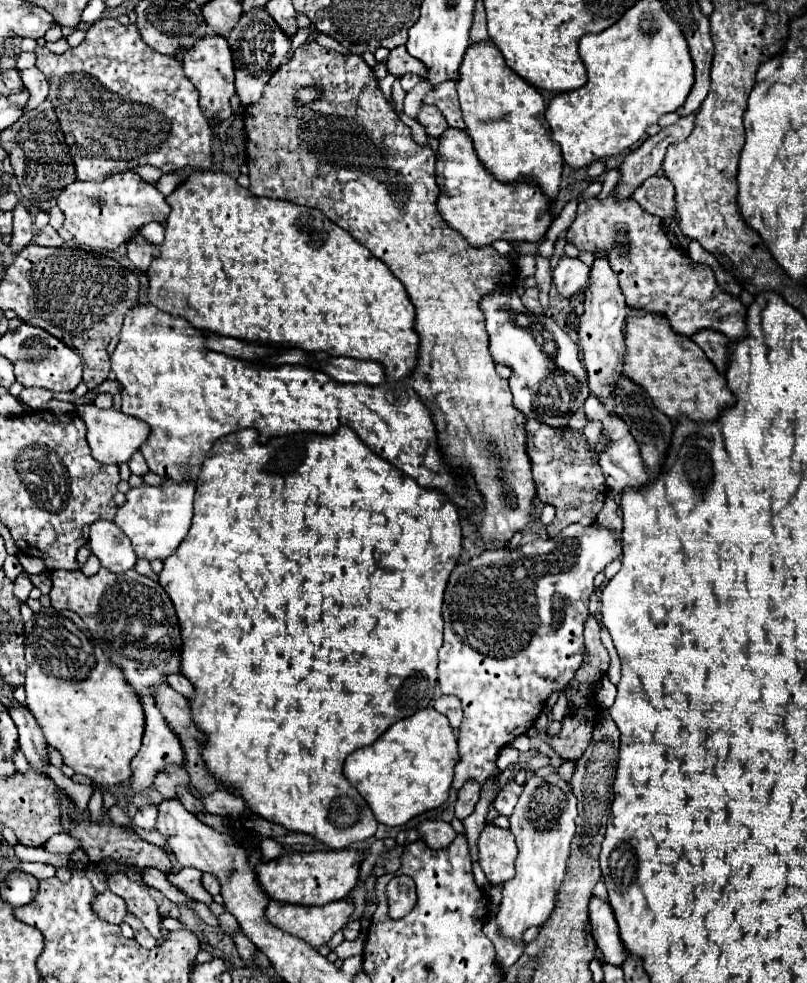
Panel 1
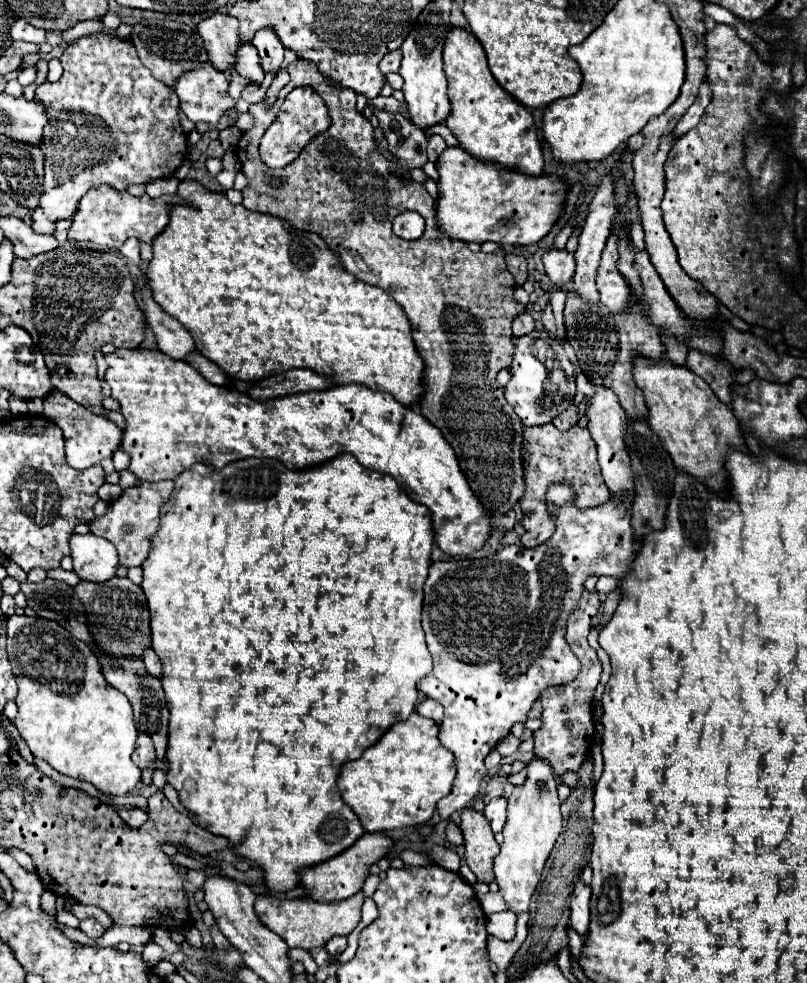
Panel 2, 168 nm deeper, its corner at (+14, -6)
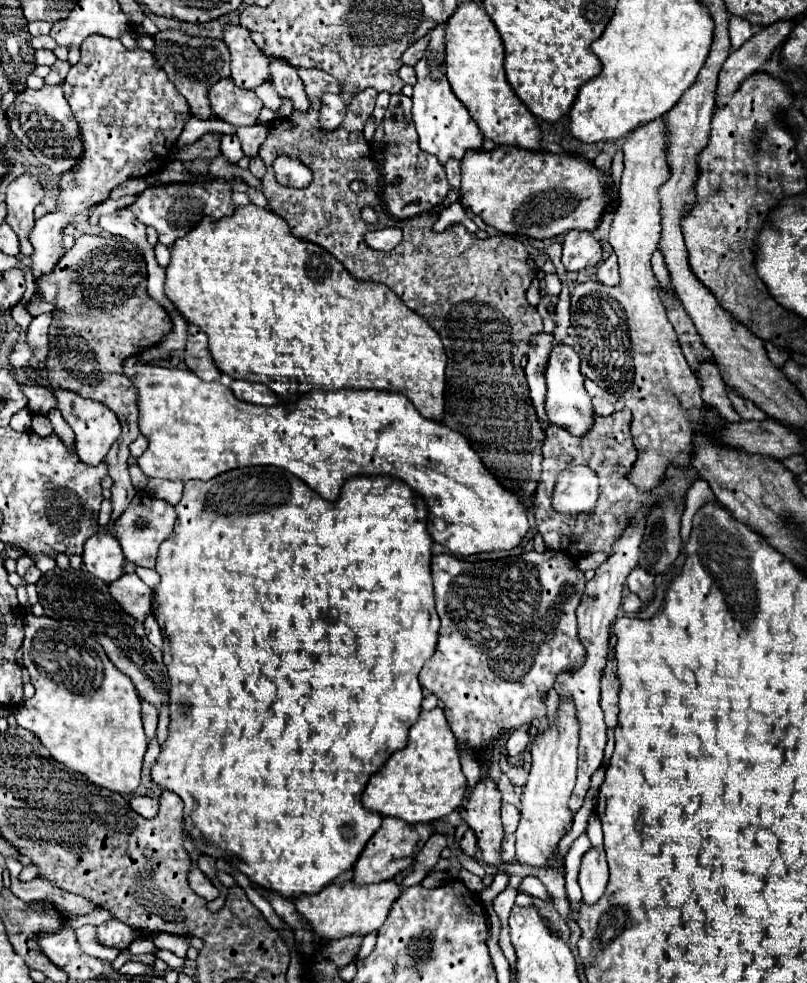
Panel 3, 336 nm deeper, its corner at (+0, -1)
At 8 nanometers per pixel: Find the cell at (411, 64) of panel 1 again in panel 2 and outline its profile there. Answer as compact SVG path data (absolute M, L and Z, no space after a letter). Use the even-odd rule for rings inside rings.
M392 51L392 53L384 55L378 67L380 67L382 75L388 75L388 73L396 73L396 71L400 69L400 51Z

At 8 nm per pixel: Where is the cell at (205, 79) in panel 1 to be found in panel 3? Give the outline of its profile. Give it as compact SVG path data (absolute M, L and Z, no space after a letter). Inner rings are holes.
M222 78L210 88L212 112L232 126L252 126L258 120L262 102L256 92L240 92L230 78Z

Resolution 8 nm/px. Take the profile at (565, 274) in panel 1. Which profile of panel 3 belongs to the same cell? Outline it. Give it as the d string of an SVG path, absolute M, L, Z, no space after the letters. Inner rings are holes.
M570 230L562 242L562 264L566 270L584 270L596 266L602 260L602 244L592 236L592 232Z

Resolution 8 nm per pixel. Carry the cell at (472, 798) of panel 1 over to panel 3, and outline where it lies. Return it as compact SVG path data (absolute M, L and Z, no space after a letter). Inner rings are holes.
M466 830L466 834L464 834L464 838L462 838L462 850L464 850L464 854L466 856L470 856L470 858L474 858L476 856L476 836L474 836L474 832L470 832L470 830Z

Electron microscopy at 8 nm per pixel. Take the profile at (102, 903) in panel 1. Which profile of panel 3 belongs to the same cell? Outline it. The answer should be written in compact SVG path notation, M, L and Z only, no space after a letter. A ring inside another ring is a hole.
M108 920L98 926L98 942L110 948L126 948L134 940L134 930L118 920Z

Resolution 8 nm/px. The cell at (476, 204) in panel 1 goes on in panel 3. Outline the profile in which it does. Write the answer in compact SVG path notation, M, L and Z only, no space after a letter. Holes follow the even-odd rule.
M498 146L490 152L482 150L482 152L466 152L464 160L462 160L462 204L468 206L468 212L480 216L486 224L494 226L496 230L504 232L504 234L512 234L512 236L530 236L530 238L538 238L538 240L544 240L544 238L554 238L558 234L564 234L564 232L570 232L570 230L586 230L586 232L592 232L600 226L602 222L602 216L606 212L606 208L616 202L618 198L614 196L612 192L612 186L614 186L614 180L610 174L598 170L590 160L586 160L584 156L578 156L578 154L554 154L554 152L548 152L548 150L526 150L526 148L518 148L518 146Z

